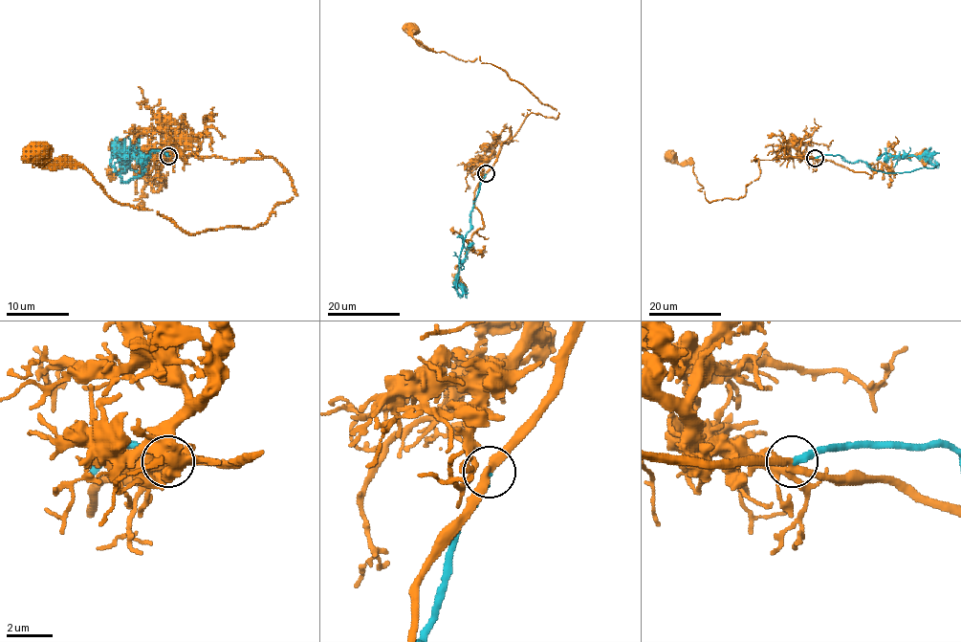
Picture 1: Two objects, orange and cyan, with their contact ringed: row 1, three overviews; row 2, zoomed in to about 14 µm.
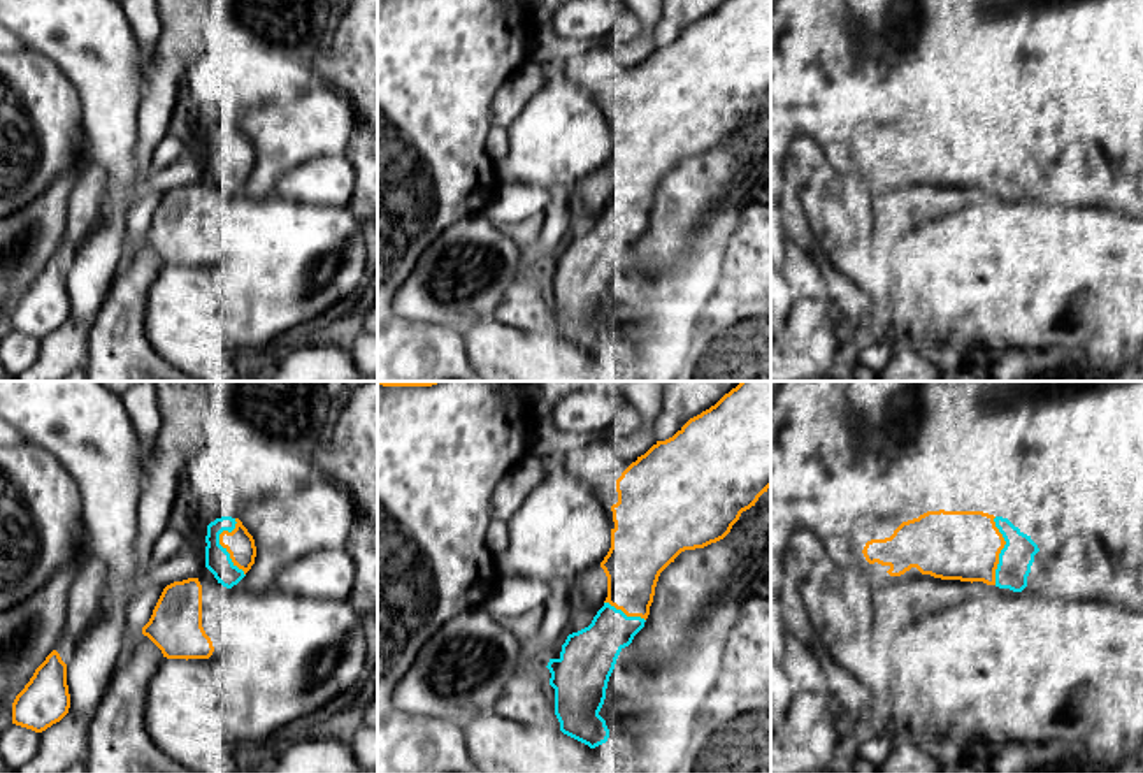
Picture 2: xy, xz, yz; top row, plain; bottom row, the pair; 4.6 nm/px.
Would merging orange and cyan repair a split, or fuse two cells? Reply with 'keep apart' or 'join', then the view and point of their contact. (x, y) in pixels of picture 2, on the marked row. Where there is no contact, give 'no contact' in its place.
keep apart; contact xy (220, 543)

